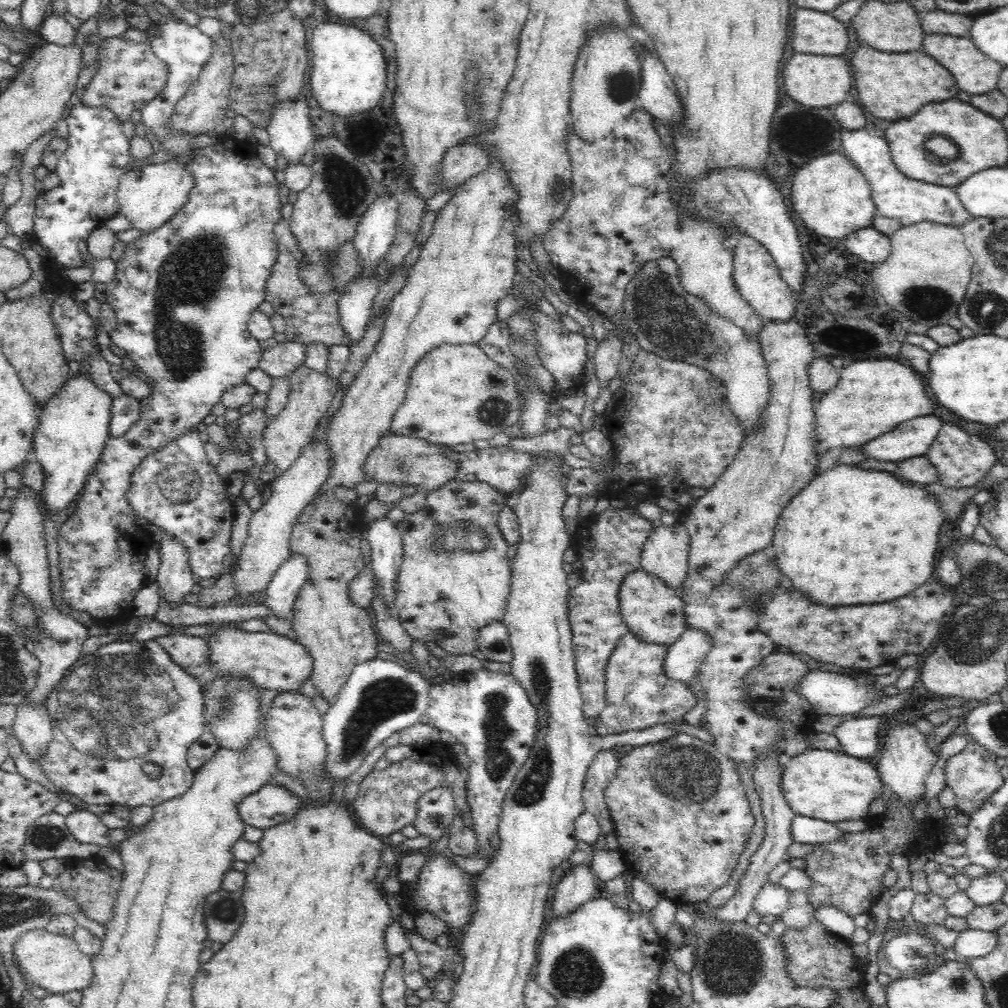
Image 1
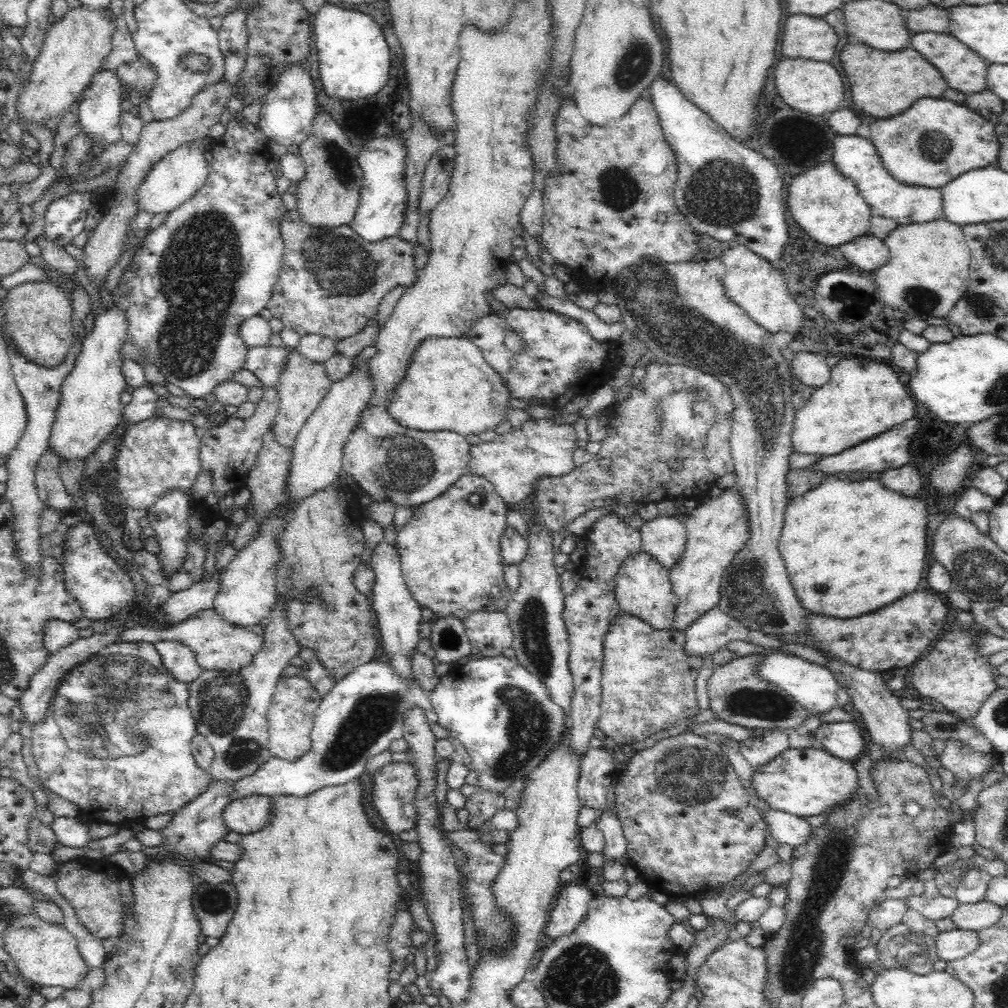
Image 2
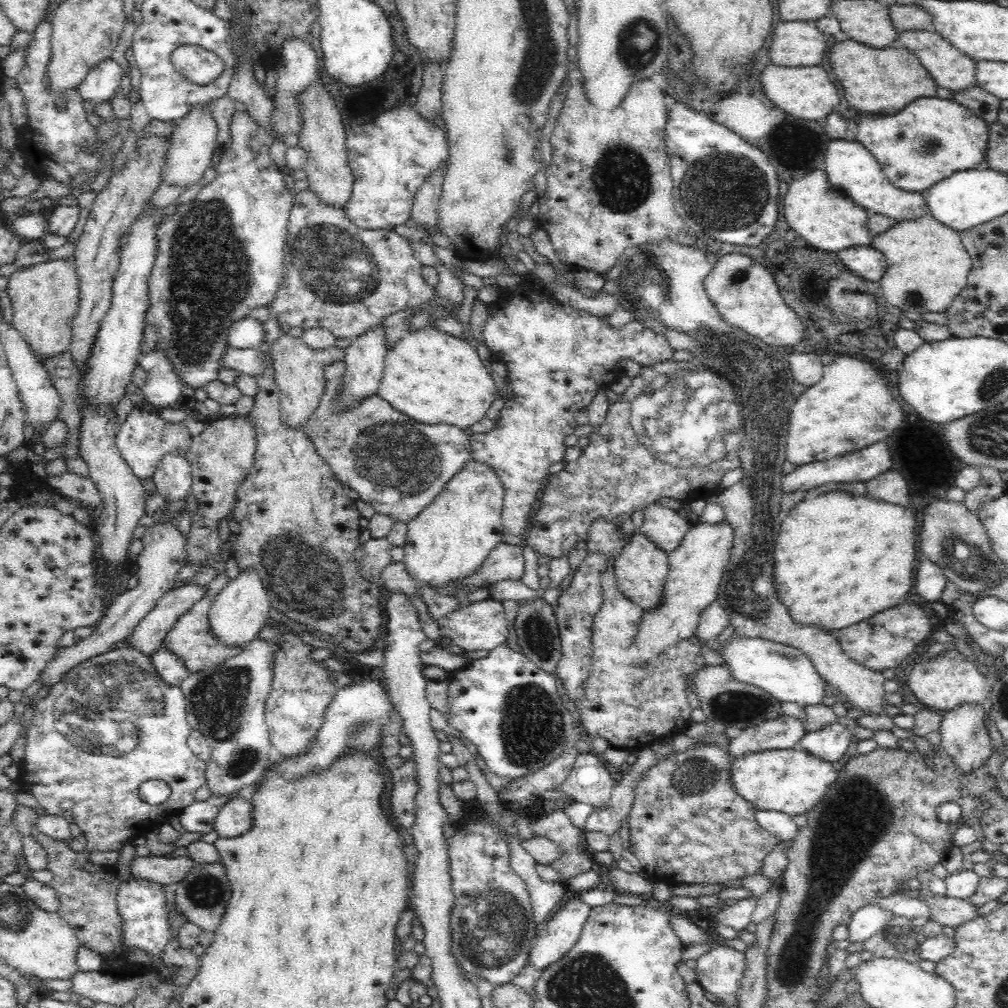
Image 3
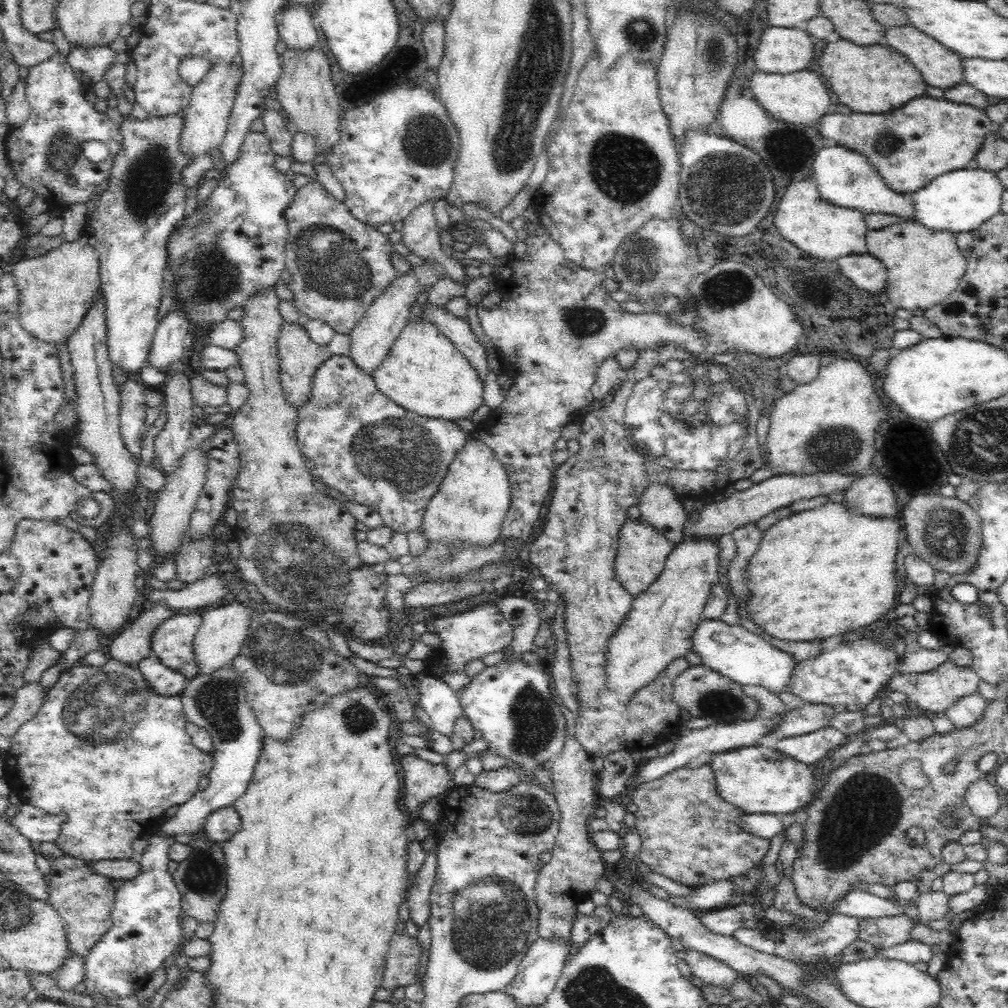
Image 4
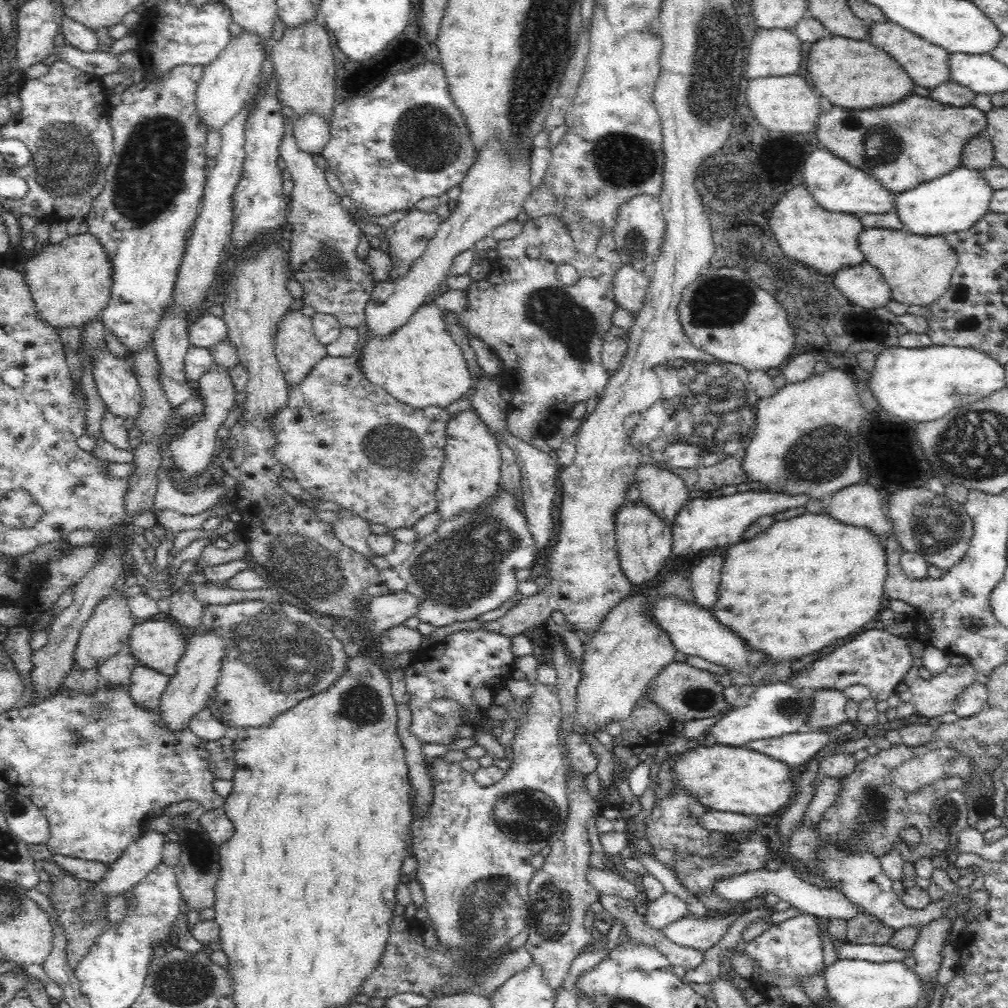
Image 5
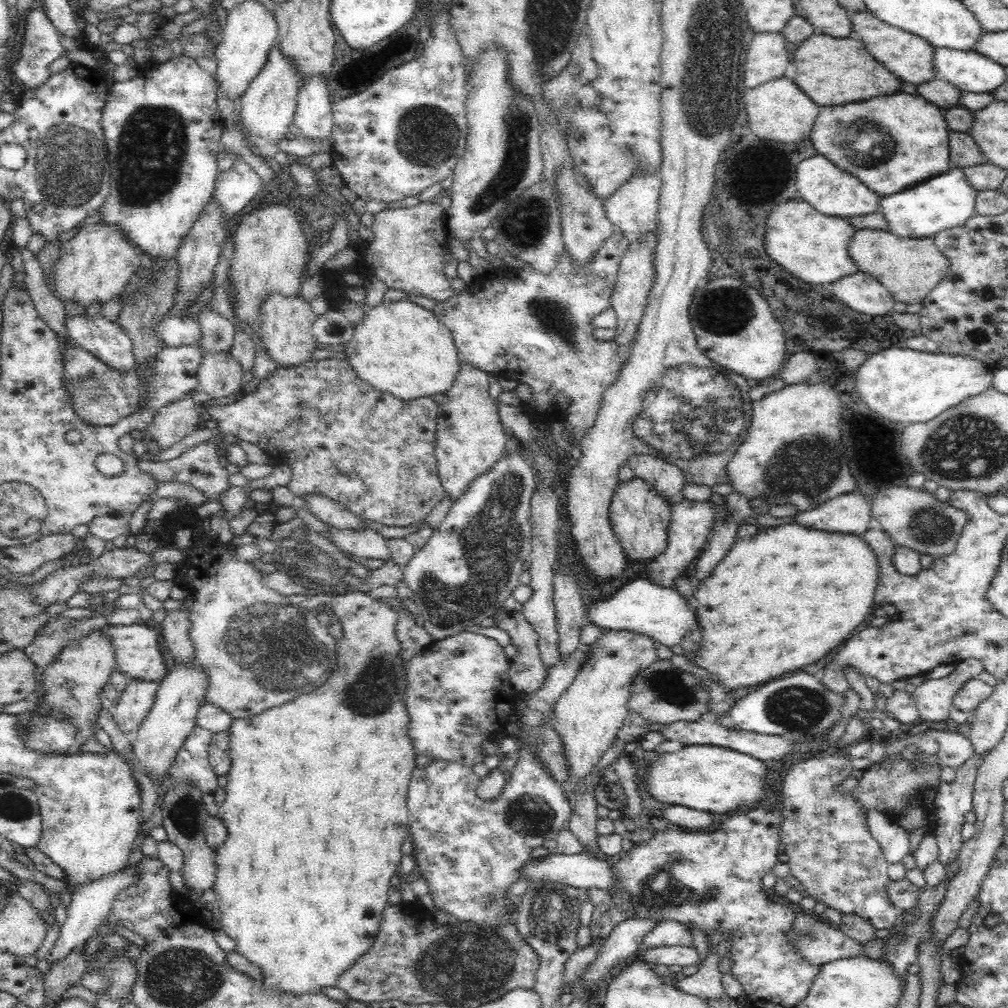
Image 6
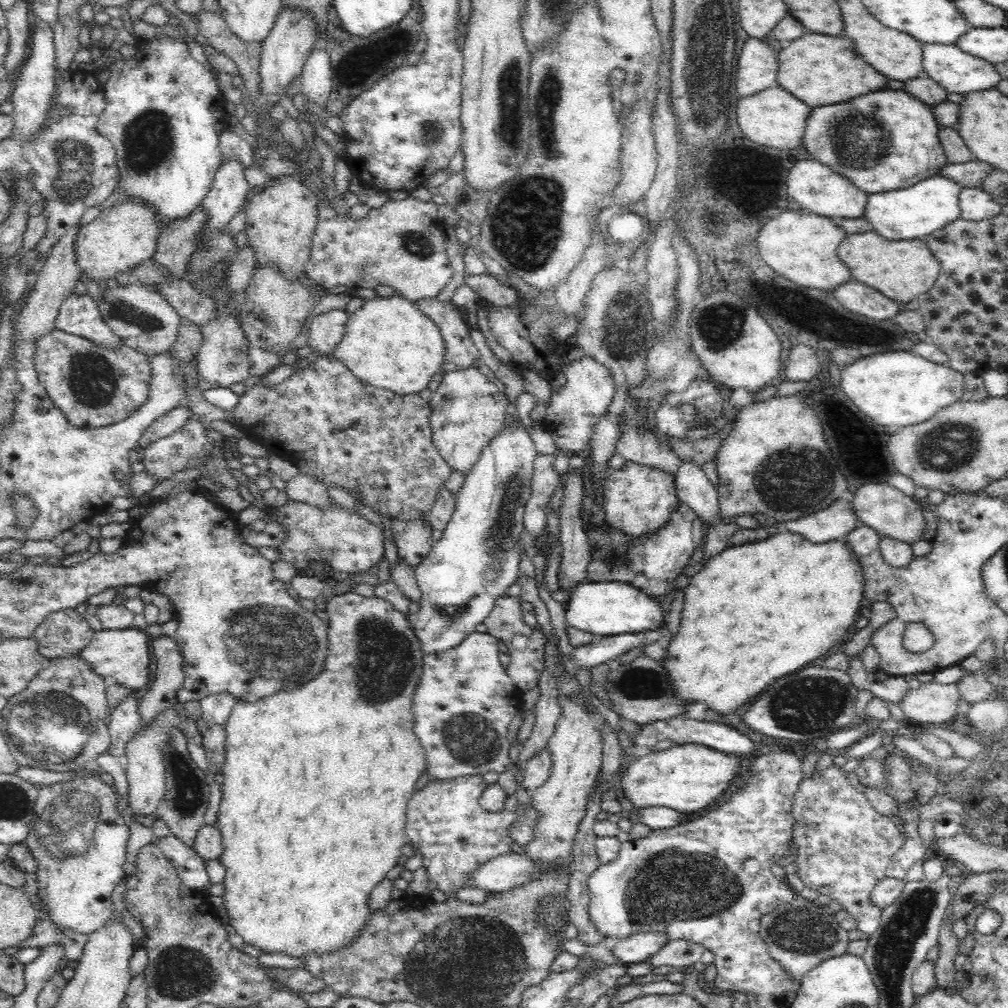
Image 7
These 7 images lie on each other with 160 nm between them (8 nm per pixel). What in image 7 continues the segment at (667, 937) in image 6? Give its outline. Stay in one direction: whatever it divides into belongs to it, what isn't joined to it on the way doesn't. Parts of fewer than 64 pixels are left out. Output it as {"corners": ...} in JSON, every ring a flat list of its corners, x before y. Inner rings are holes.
{"corners":[[635,933,630,937,618,939,613,949,622,964,632,965,635,962,648,961,649,958,661,951,670,941,663,933]]}

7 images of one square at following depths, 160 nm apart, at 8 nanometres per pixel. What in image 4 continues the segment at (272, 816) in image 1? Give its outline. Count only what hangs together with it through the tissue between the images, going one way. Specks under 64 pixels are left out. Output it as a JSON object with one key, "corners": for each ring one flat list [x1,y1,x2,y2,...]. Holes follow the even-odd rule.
{"corners":[[232,804,209,814,203,822,201,830,204,838,215,843,230,840,242,826,242,819]]}

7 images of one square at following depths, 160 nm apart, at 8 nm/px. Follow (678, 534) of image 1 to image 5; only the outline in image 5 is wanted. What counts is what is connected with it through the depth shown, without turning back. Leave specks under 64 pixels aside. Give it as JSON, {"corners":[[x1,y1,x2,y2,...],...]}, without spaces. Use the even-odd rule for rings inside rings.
{"corners":[[652,465,639,467,635,475,640,502,650,507,672,530,679,510,689,501,689,490,682,477]]}

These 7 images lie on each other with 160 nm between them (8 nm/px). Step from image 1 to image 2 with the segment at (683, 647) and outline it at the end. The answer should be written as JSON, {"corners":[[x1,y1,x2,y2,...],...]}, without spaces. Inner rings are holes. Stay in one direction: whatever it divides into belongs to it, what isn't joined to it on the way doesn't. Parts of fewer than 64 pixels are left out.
{"corners":[[719,606,711,608,708,612,705,612,700,618,697,618,690,626,688,626,686,630,683,630,683,633,684,637,686,637,686,640,684,640,684,653,686,653,686,655,690,655,690,657,702,657,702,660,708,656,712,656,723,646,728,646,727,643,731,640,745,640,746,642,750,642,752,644,764,646,764,648,768,648,768,646,773,646,774,648,777,646,789,649,791,648,790,646,784,647,783,644,780,644,780,641,778,641,776,637,768,637,768,635,763,633,761,630,748,630,746,626,742,626,741,622,736,622,734,618,726,614,725,611,723,611]]}

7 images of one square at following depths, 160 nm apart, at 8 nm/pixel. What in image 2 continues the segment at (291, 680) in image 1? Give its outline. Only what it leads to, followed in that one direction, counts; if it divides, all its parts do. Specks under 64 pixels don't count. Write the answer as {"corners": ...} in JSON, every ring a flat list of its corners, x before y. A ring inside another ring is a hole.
{"corners":[[215,609,201,610,189,619,158,632,160,640,170,640,189,646,194,652,202,671,240,671,250,666,251,659,263,646,263,636,244,626,230,625]]}

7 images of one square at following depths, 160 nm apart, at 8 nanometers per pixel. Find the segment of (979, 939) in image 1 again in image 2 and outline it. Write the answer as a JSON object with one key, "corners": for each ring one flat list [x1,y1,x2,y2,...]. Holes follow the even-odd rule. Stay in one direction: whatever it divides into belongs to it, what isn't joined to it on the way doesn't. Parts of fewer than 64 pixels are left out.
{"corners":[[961,929,941,933,935,940,939,958,948,963,970,955,980,942,978,932]]}

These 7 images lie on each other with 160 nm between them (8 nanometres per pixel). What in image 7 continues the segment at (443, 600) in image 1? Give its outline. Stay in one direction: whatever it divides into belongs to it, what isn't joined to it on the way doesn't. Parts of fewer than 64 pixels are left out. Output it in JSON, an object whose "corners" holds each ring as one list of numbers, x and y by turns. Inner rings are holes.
{"corners":[[465,368,462,370,445,371,440,387,432,394,429,402,431,407,430,425,432,438,437,452,450,466,450,469,466,476,482,456,483,447,487,445,499,432,503,430,505,422,505,409,508,400,498,393,494,383,478,371,478,368]]}

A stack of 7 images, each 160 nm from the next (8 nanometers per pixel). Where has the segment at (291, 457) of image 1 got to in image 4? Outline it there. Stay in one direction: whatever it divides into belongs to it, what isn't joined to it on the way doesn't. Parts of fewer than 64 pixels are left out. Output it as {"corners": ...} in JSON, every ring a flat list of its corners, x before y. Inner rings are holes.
{"corners":[[283,323,278,335,277,347,280,357,279,377,285,402,298,409,310,399,311,391,314,390,313,378,318,367,333,354,327,346,320,346,318,343,312,342,305,327,300,327,298,323,291,325]]}

